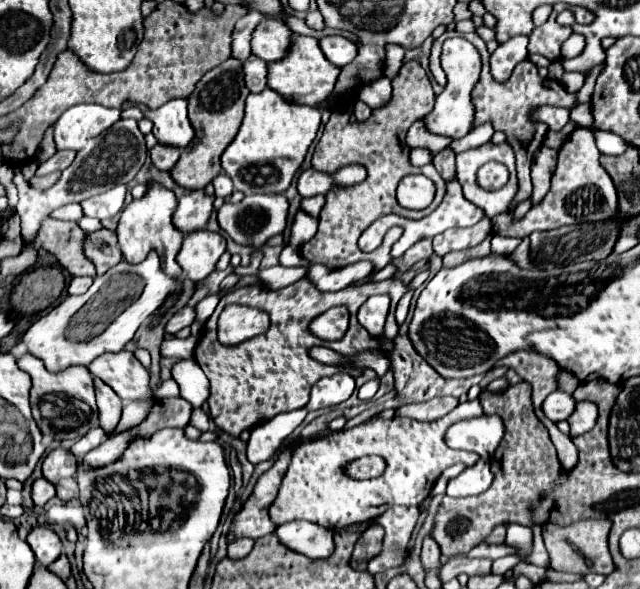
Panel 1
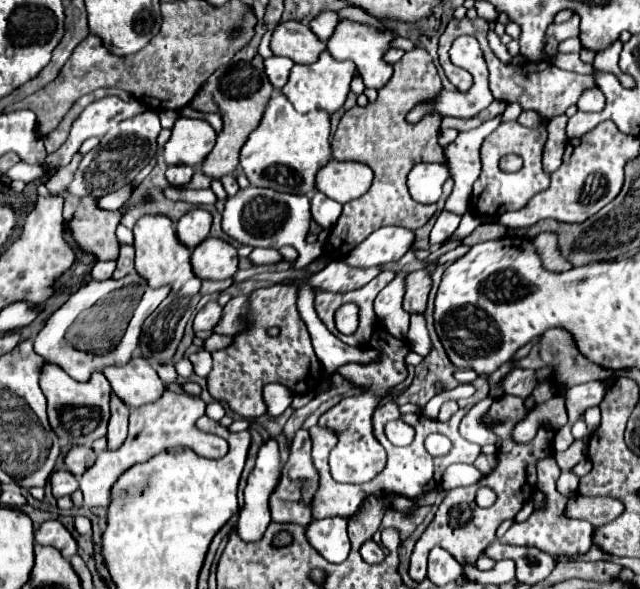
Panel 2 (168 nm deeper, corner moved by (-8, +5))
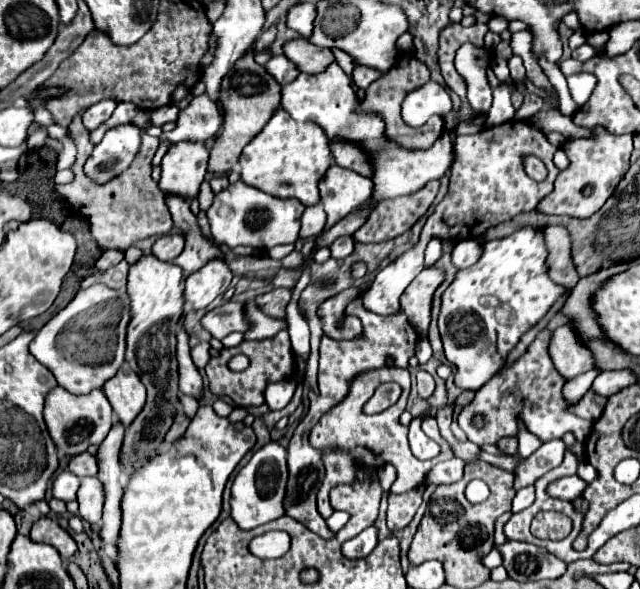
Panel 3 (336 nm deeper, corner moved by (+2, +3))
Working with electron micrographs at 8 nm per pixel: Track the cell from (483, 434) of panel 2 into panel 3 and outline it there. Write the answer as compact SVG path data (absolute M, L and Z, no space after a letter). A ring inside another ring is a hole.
M543 329L537 339L527 347L525 355L521 355L511 367L503 367L497 375L493 375L479 393L479 397L475 395L473 403L469 403L469 407L465 407L457 421L461 425L461 429L467 433L467 439L473 441L475 445L483 447L485 443L497 443L503 437L517 437L519 435L519 419L525 423L525 429L533 435L537 435L543 443L551 441L551 439L561 439L567 431L571 431L577 441L585 441L591 433L593 423L585 421L573 413L569 413L569 409L573 407L573 403L569 403L563 397L563 385L565 385L565 377L555 369L551 355L549 355L549 341L551 341L553 331ZM473 417L483 417L483 427L475 427L473 425Z

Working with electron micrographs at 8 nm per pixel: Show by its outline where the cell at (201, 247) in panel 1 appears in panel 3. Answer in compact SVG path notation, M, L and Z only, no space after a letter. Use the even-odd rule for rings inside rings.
M209 263L201 271L193 273L185 281L185 301L193 309L205 309L217 295L223 295L233 279L227 263Z

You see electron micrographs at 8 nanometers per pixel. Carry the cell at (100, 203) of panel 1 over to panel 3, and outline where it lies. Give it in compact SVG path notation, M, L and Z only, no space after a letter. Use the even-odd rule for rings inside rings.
M193 97L189 107L181 109L177 127L161 135L161 141L209 141L221 127L217 105L211 99Z

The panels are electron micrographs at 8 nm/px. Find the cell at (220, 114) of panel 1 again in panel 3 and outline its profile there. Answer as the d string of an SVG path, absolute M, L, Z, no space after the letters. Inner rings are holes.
M249 49L239 61L233 75L227 75L221 83L221 105L225 109L225 131L215 141L209 159L209 171L215 175L227 175L239 161L243 147L267 125L273 113L281 107L281 85L265 67L253 61L253 51Z

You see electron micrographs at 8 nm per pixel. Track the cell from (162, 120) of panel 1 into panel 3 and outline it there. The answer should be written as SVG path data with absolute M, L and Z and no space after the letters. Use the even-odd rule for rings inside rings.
M179 141L171 145L161 161L159 189L165 195L177 195L187 201L195 199L207 173L207 161L209 149L201 141Z

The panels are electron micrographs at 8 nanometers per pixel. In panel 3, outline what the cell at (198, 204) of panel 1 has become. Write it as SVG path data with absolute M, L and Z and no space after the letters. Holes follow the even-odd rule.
M171 235L171 237L159 237L151 249L151 253L161 259L161 261L173 261L179 253L181 247L185 243L181 243L181 235Z

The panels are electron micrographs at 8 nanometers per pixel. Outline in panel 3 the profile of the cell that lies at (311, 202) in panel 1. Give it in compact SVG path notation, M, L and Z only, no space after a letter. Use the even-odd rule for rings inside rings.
M313 205L305 209L305 215L301 217L301 239L317 237L325 227L325 211L321 211L321 205Z

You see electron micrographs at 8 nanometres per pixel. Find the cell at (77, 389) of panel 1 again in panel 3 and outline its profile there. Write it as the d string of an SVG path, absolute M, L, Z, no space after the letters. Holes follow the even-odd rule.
M55 387L49 393L49 399L45 401L45 423L51 433L51 439L55 441L59 453L69 455L69 457L87 451L89 445L101 445L113 425L111 415L113 415L113 409L111 409L105 393L99 389L91 391L89 395L77 397L77 395L69 395L69 391L65 391L63 387ZM79 423L83 423L83 427L79 427L81 431L75 429ZM85 423L87 423L87 431L85 431Z

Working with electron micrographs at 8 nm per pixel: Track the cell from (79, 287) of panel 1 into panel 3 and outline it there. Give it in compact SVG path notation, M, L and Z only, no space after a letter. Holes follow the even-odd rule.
M109 249L109 251L105 251L105 253L99 257L99 261L95 263L95 267L97 267L99 271L109 269L109 267L117 265L121 259L125 259L123 255L125 255L125 251L115 251L115 249Z

